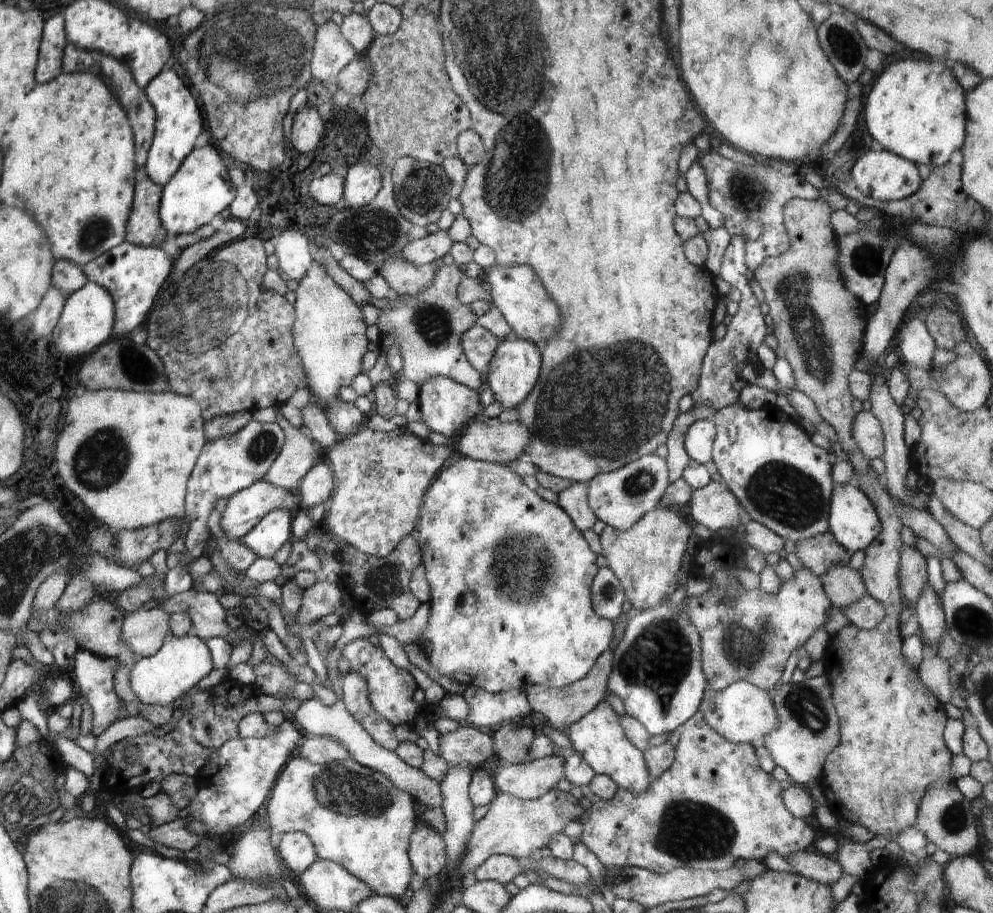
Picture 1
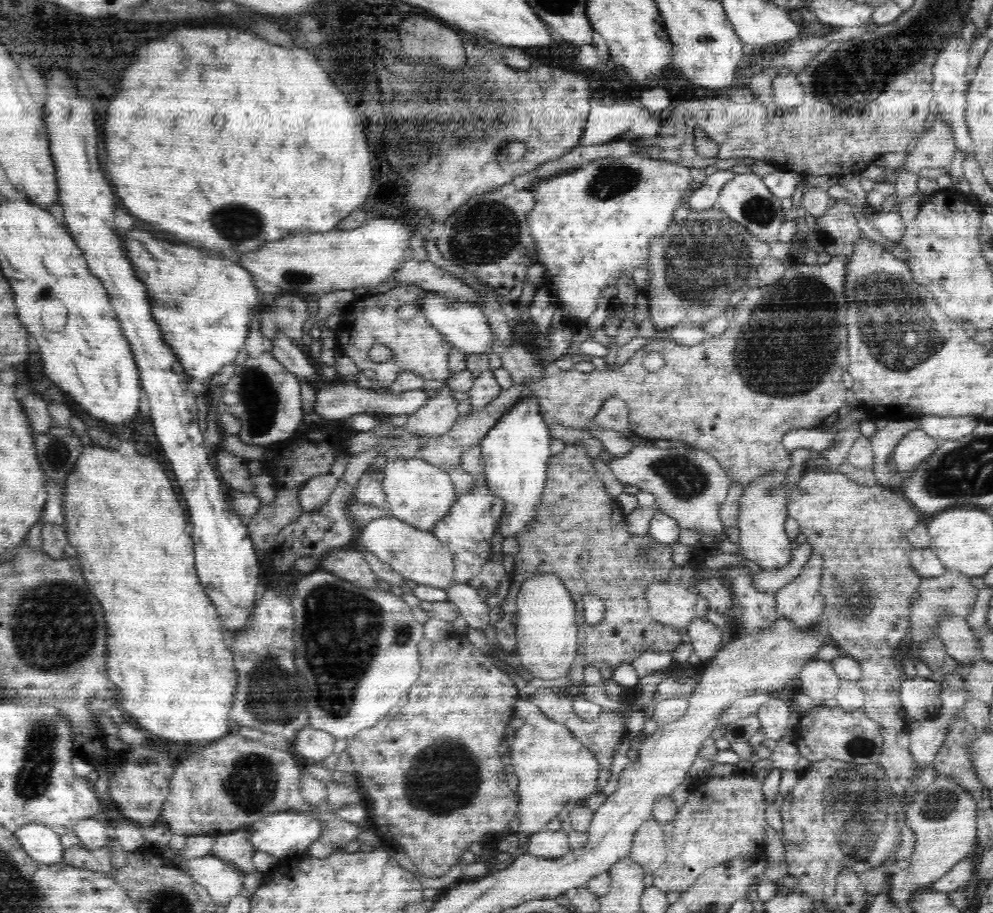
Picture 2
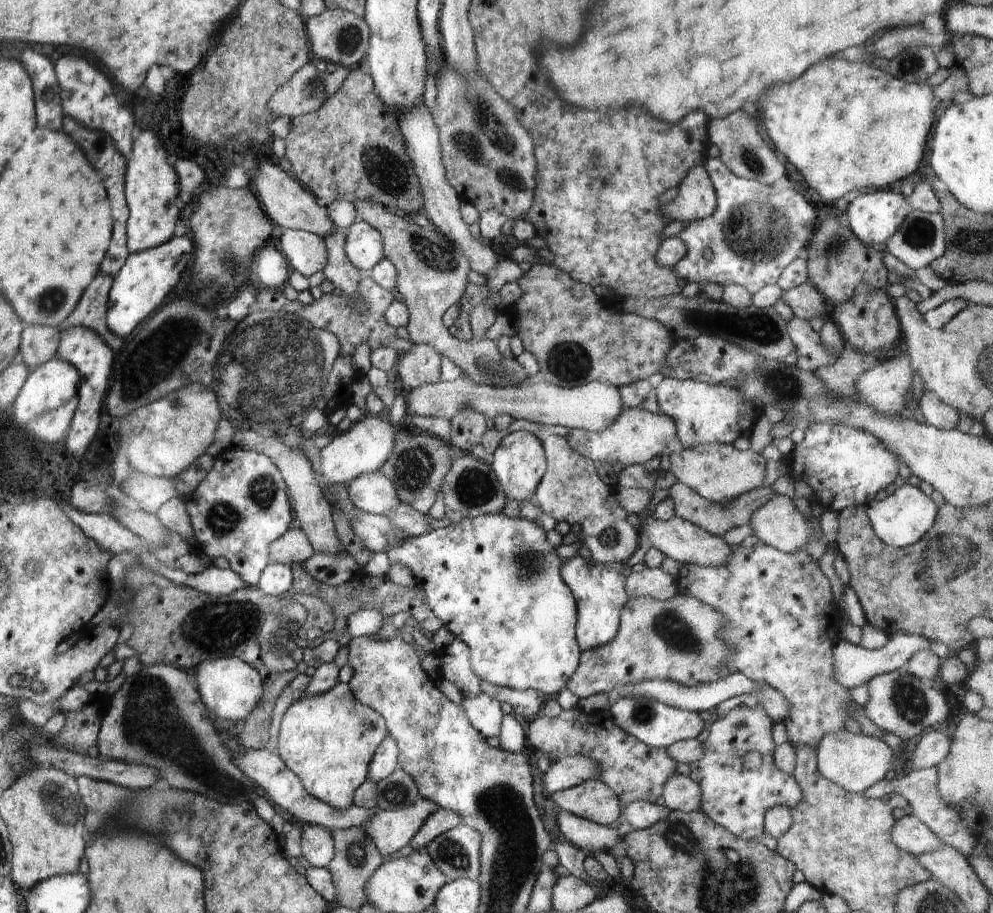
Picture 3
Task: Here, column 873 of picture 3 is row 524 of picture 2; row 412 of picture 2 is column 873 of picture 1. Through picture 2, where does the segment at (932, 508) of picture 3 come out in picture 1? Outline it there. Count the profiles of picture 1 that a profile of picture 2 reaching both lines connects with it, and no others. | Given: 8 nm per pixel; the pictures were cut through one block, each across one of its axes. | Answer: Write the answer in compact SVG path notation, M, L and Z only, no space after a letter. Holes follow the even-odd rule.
M835 485L829 512L829 530L849 552L864 550L881 531L881 522L860 487Z

